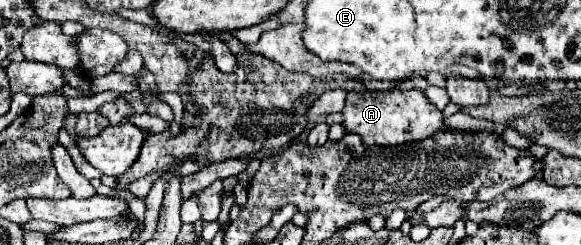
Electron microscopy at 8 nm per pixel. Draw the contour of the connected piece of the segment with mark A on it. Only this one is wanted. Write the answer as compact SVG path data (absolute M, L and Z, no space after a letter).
M418 89L414 91L383 91L375 93L360 94L355 91L348 92L346 99L346 107L342 110L343 125L346 133L358 133L364 141L366 147L370 145L380 145L380 147L394 147L394 145L404 145L404 143L412 143L412 141L420 141L420 139L428 139L432 137L436 131L444 129L444 117L442 111L438 111L424 93L420 93Z

